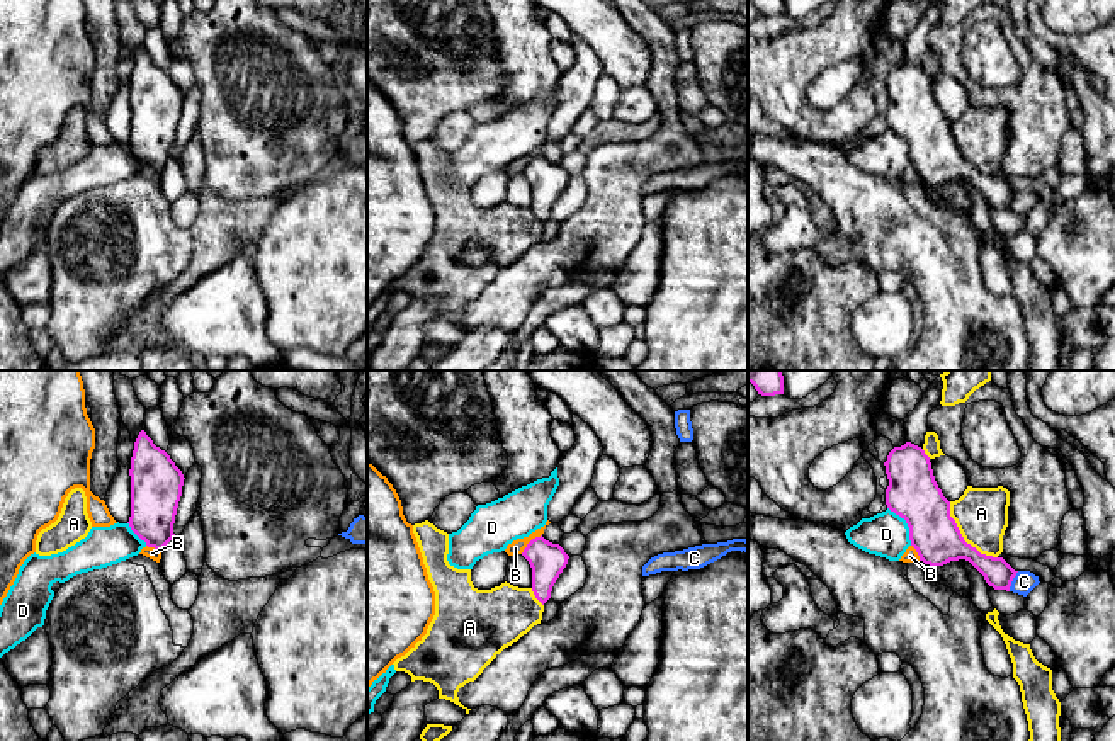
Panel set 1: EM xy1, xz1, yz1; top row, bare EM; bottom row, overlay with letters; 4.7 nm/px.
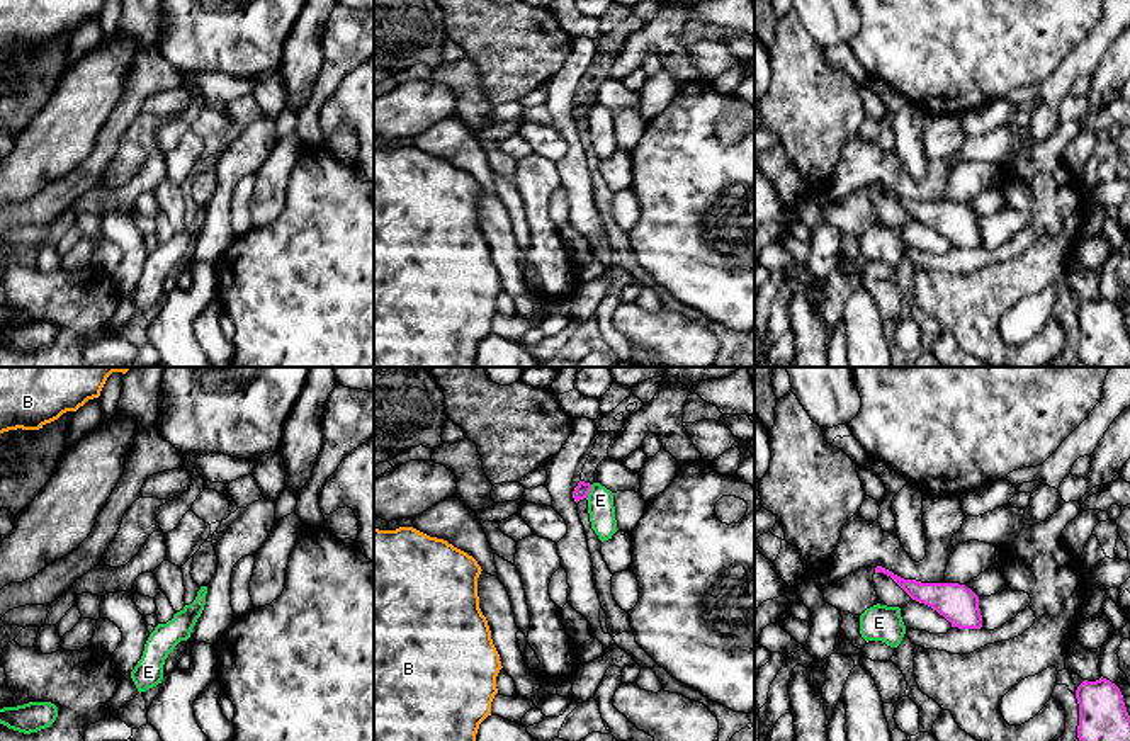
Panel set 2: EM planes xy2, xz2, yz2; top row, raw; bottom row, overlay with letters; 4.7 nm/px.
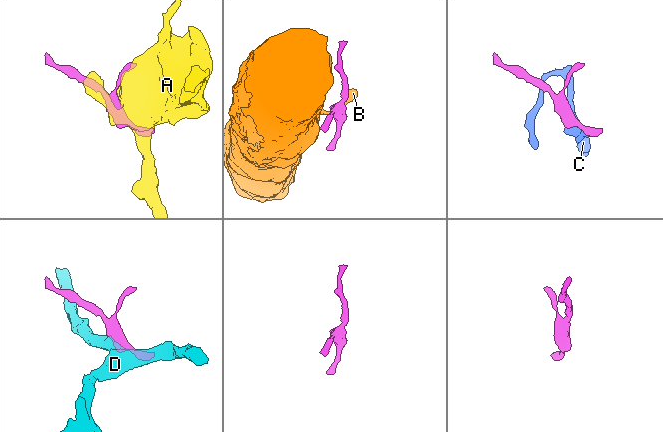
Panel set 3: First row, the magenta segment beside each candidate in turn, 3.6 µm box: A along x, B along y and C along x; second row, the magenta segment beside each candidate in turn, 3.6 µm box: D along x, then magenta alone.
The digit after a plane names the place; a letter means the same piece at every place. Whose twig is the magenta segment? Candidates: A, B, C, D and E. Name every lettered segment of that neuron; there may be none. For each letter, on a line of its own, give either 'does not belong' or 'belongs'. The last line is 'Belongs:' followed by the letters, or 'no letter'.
A: does not belong
B: does not belong
C: does not belong
D: does not belong
E: does not belong
Belongs: no letter

